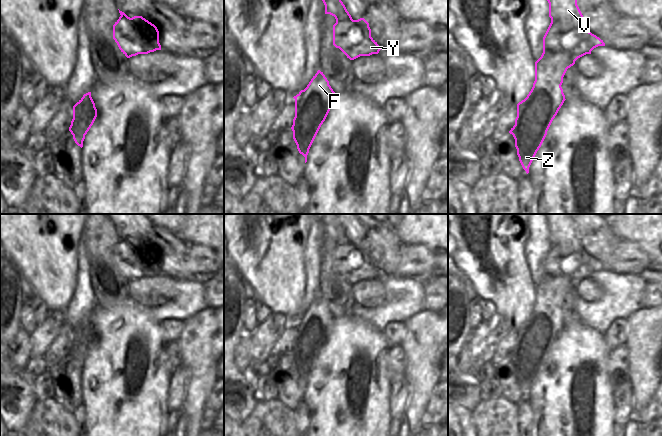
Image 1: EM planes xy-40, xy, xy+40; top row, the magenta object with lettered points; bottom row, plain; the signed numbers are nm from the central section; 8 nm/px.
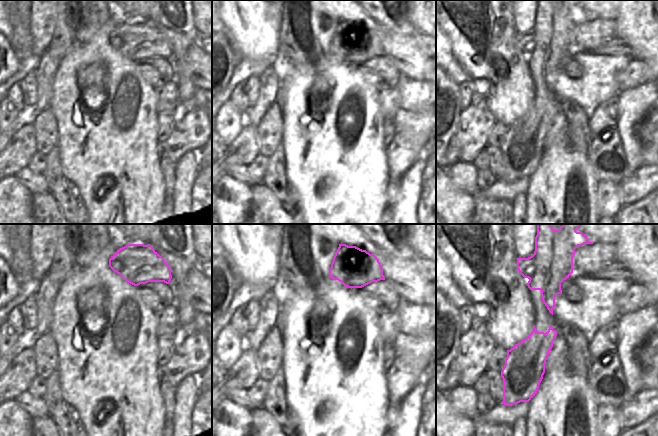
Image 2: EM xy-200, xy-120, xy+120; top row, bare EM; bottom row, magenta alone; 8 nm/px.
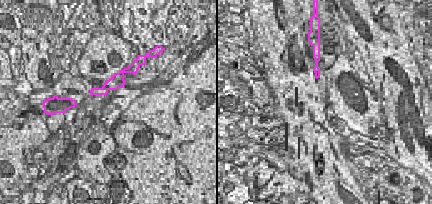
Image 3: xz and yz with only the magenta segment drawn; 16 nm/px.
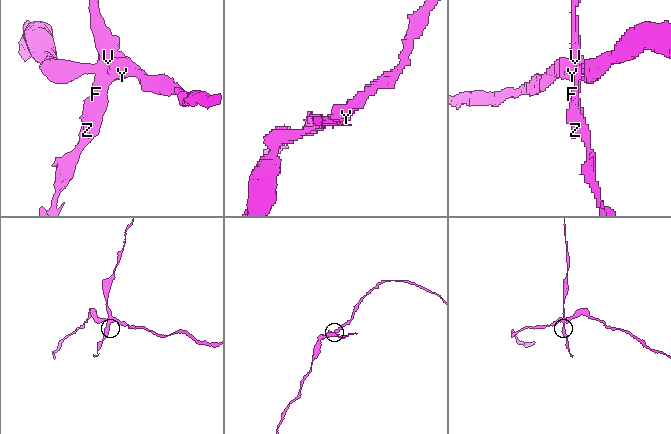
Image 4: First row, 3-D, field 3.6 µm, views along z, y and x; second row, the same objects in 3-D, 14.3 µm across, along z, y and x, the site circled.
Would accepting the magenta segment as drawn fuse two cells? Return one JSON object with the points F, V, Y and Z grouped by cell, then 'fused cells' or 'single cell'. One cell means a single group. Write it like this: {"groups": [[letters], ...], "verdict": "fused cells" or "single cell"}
{"groups": [["F", "V", "Z"], ["Y"]], "verdict": "fused cells"}

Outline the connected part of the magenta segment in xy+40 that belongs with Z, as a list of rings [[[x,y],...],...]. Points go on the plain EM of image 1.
[[[543,270],[543,277],[535,286],[535,305],[533,311],[527,321],[517,328],[515,349],[509,357],[515,363],[515,371],[519,385],[527,398],[553,343],[566,324],[561,309],[567,293],[574,288],[575,286],[573,285],[573,279],[570,274]]]

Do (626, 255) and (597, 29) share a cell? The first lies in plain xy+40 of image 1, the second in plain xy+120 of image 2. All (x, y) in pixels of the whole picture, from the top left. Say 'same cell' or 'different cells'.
same cell

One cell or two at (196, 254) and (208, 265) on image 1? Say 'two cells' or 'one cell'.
one cell

